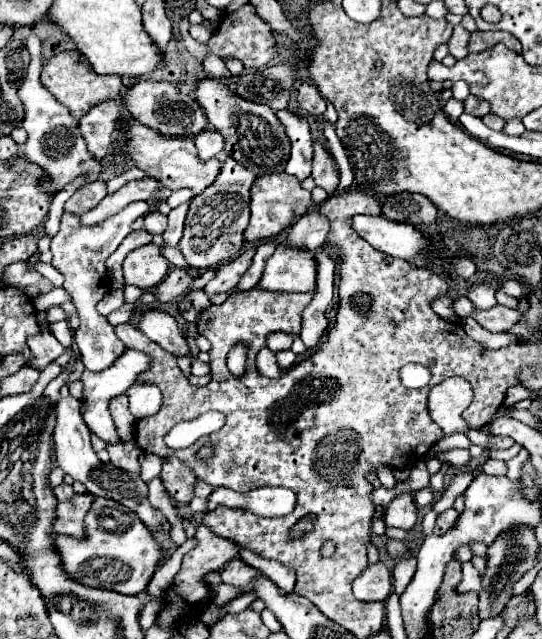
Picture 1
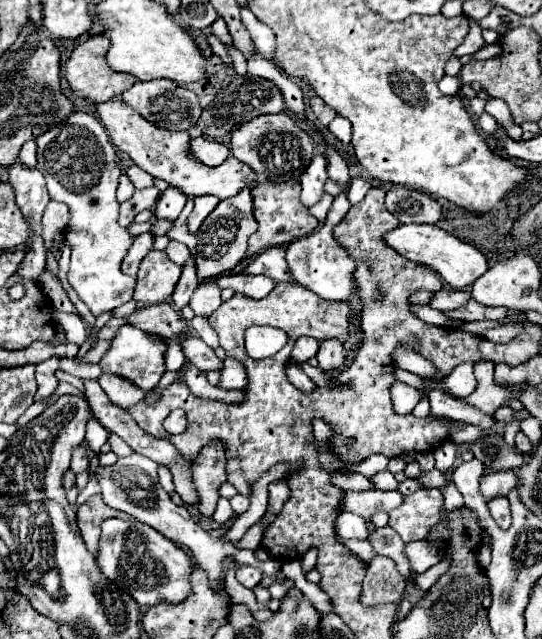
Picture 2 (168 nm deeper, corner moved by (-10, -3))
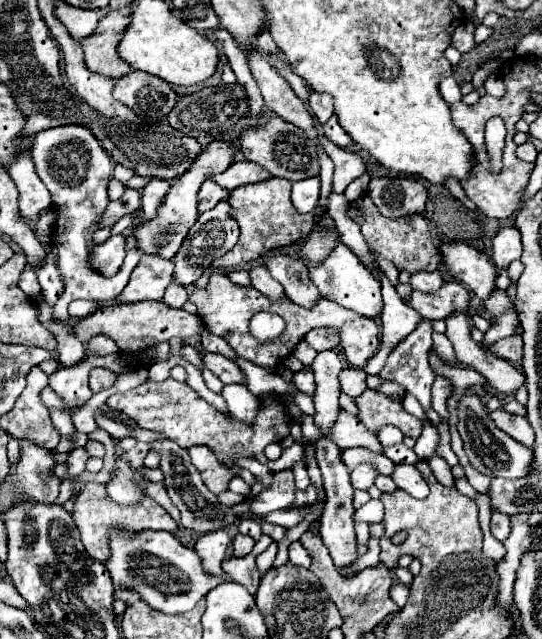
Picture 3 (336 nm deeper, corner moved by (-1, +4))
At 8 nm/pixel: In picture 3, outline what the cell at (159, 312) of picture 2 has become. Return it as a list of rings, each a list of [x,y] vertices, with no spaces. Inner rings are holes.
[[[143,300],[143,302],[133,302],[133,304],[115,304],[115,306],[99,308],[95,314],[81,318],[73,332],[75,332],[75,338],[81,340],[83,344],[89,342],[97,334],[105,334],[117,342],[121,352],[137,354],[137,352],[149,352],[149,344],[153,342],[169,342],[171,338],[185,340],[195,334],[201,334],[201,328],[199,328],[195,314],[171,308],[165,302]]]

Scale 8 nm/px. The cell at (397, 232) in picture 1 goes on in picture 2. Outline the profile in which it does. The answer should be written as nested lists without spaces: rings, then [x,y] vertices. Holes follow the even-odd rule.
[[[400,225],[384,235],[384,241],[402,257],[432,267],[452,289],[470,289],[474,281],[484,275],[490,265],[488,259],[470,243],[464,243],[436,225]]]

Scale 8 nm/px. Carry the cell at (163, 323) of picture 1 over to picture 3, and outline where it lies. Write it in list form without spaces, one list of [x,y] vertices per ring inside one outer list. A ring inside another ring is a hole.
[[[201,350],[201,362],[203,362],[203,368],[211,370],[215,376],[221,378],[223,384],[231,384],[231,382],[245,382],[243,380],[243,374],[241,370],[237,368],[237,364],[229,358],[225,358],[223,354],[213,354],[213,352],[207,352],[207,350]]]

